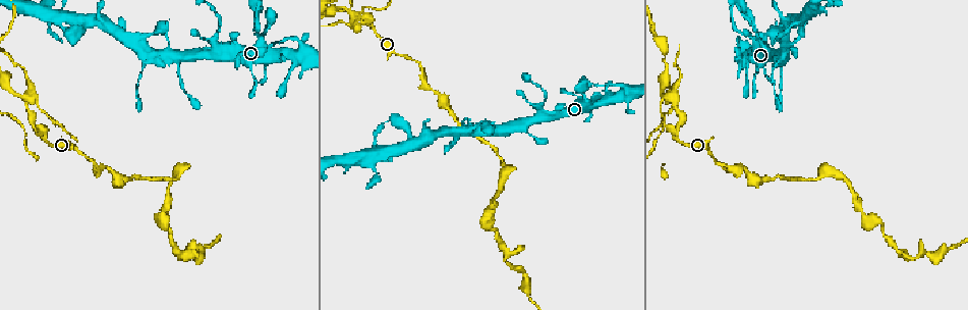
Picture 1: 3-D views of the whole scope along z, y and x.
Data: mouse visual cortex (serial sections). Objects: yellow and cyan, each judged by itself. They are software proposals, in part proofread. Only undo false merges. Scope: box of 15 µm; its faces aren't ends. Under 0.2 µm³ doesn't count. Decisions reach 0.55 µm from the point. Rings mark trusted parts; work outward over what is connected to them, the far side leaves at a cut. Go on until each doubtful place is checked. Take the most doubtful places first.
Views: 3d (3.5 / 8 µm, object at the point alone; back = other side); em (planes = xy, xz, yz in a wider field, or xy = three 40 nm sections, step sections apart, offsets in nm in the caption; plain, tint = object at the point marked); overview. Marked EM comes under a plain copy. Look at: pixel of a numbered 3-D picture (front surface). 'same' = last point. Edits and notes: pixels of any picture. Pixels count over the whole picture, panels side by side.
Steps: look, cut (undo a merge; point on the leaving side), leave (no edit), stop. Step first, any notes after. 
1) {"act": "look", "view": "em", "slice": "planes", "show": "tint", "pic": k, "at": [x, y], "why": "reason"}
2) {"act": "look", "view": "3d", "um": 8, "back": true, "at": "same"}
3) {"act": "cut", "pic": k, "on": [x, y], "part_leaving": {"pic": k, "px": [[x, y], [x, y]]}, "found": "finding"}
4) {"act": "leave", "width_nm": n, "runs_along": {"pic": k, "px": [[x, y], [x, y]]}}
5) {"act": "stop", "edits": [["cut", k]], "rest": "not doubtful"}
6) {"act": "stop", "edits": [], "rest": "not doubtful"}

{"act": "look", "view": "3d", "um": 3.5, "pic": 1, "at": [679, 123], "why": "calibre changes"}

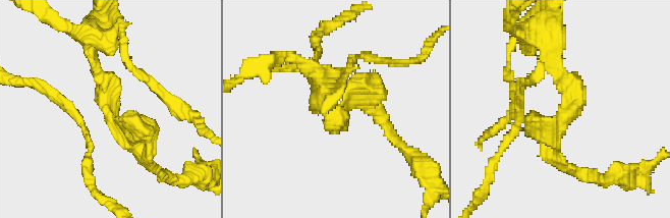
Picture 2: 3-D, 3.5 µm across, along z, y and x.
{"act": "look", "view": "em", "slice": "xy", "step": 3, "show": "tint", "pic": 2, "at": [567, 113], "arm_widths_nm": [150, 250]}

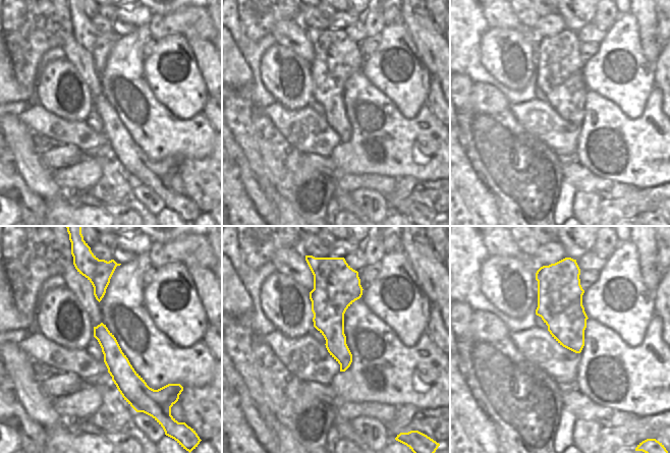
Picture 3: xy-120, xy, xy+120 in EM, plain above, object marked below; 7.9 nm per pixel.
{"act": "leave", "found": "all the same cell"}

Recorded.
{"act": "look", "view": "3d", "um": 3.5, "pic": 1, "at": [674, 97], "why": "sharp bend"}

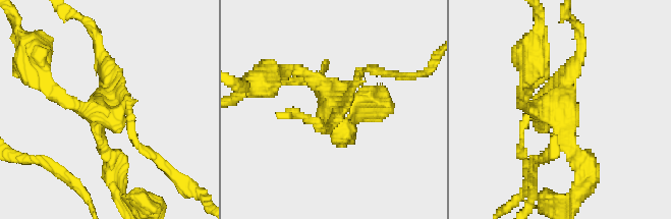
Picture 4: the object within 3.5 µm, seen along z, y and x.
{"act": "look", "view": "em", "slice": "xy", "step": 1, "show": "tint", "pic": 4, "at": [332, 110], "why": "shape alone is not enough"}

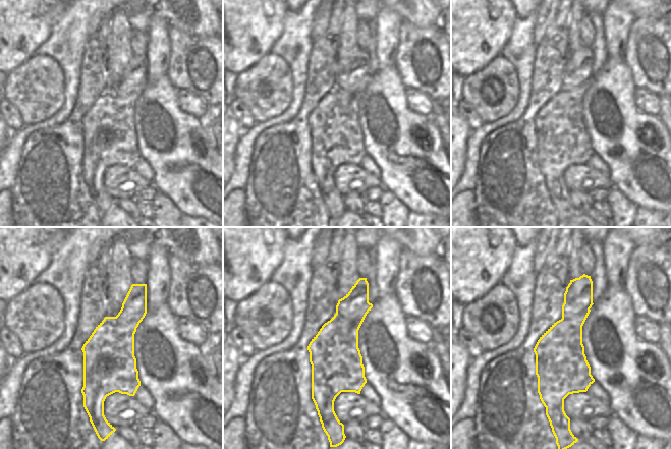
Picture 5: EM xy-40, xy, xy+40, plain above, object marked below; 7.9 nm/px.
{"act": "cut", "pic": 4, "on": [579, 51], "border": {"pic": 5, "px": [[368, 301], [350, 318], [332, 318]]}, "found": "a second cell is stuck on"}

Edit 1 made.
{"act": "look", "view": "overview", "why": "see it whole again"}

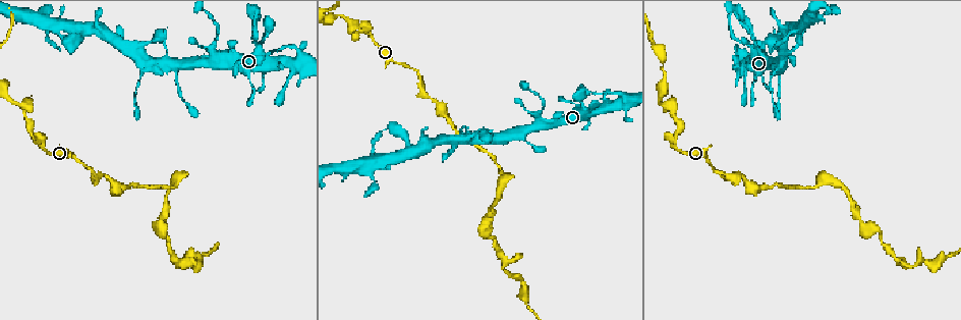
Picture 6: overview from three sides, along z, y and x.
{"act": "look", "view": "3d", "um": 3.5, "pic": 6, "at": [753, 44], "why": "calibre changes"}

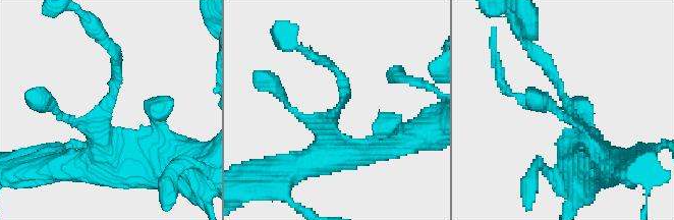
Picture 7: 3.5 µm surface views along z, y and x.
{"act": "look", "view": "em", "slice": "xy", "step": 2, "show": "tint", "pic": 7, "at": [335, 113]}

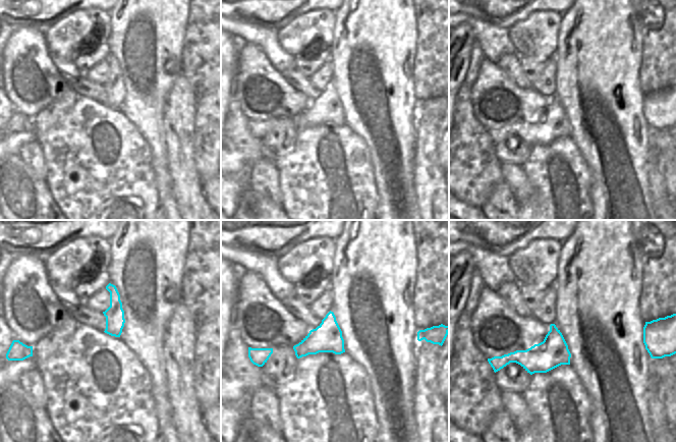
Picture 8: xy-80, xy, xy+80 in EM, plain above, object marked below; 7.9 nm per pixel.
{"act": "leave", "width_nm": 240, "runs_along": {"pic": 7, "px": [[610, 163], [531, 47]]}, "found": "all the same cell"}

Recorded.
{"act": "look", "view": "3d", "um": 3.5, "pic": 6, "at": [176, 268]}

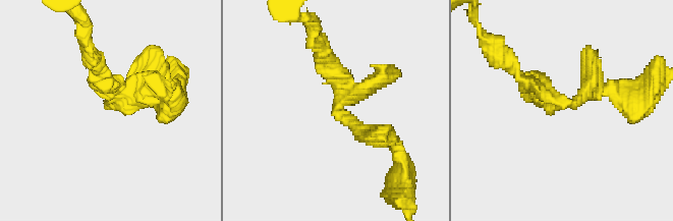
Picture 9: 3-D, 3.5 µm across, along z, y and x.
{"act": "look", "view": "em", "slice": "xy", "step": 1, "show": "tint", "pic": 9, "at": [110, 107], "why": "shape alone is not enough"}

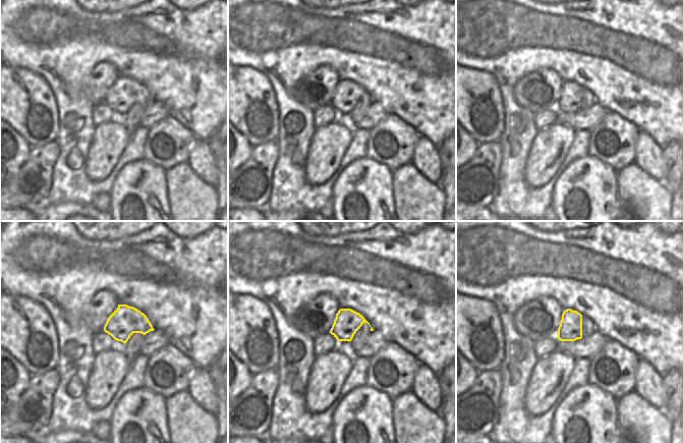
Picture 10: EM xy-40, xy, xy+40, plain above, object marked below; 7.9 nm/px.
{"act": "look", "view": "em", "slice": "xy", "step": 3, "show": "tint", "at": "same"}

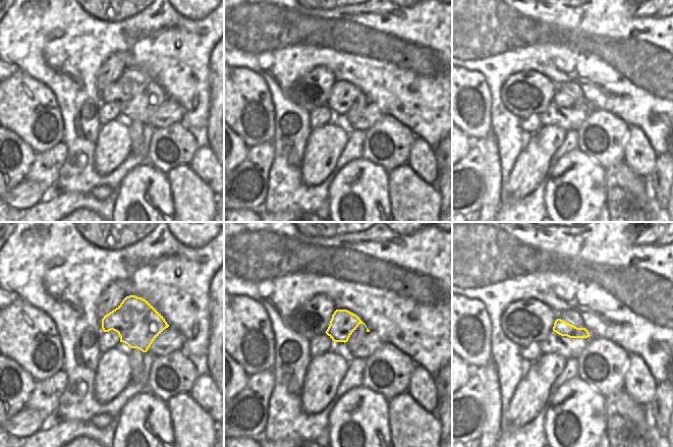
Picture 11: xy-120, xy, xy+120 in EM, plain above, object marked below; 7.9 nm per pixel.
{"act": "leave", "runs_along": {"pic": 9, "px": [[327, 60], [342, 115], [390, 141]]}, "found": "continuous, no second cell"}

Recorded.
{"act": "stop", "edits": [["cut", 4]], "rest": "not doubtful"}

